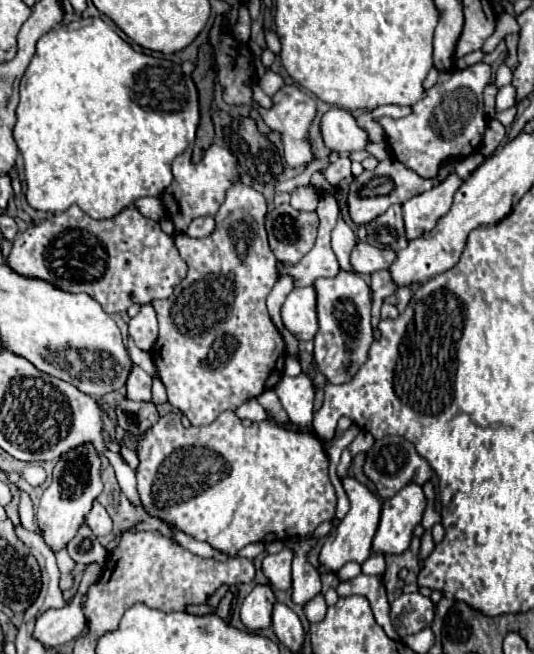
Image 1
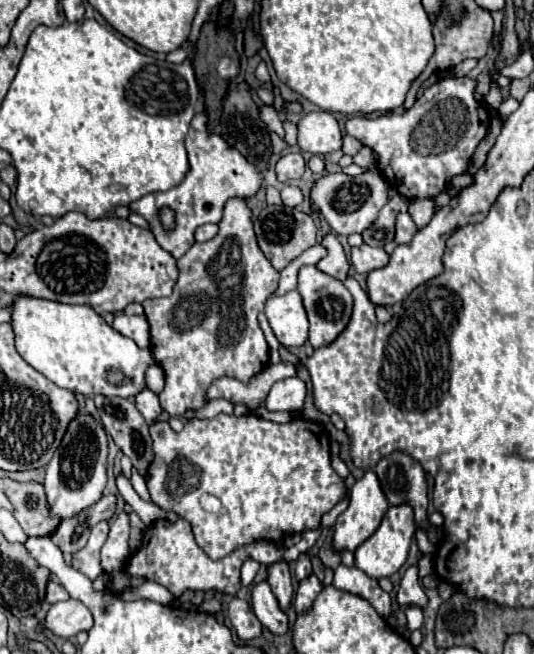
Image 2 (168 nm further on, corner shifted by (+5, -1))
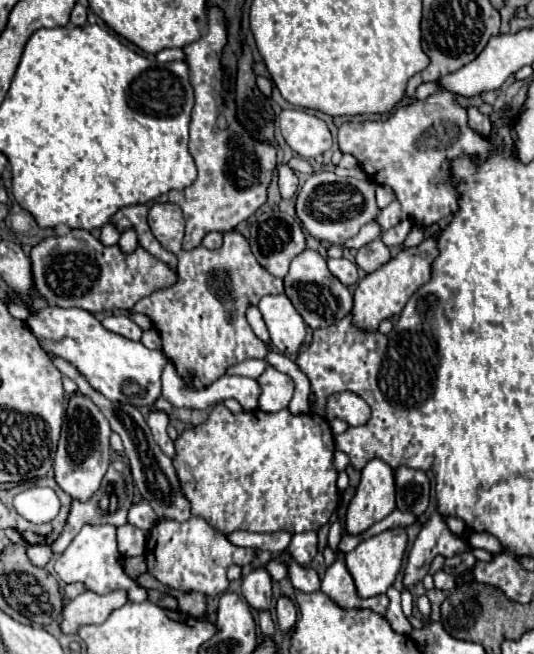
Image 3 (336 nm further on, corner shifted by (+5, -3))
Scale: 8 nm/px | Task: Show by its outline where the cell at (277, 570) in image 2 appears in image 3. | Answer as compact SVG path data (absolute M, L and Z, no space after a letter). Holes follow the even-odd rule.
M281 597L279 603L277 603L277 623L279 623L281 631L283 633L293 633L295 621L297 621L295 605L287 597Z

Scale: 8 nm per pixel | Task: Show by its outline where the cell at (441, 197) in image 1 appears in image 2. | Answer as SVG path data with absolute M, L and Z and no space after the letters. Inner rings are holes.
M399 213L397 215L397 235L395 235L395 241L397 243L409 243L415 233L417 233L417 225L411 219L411 215L409 213Z

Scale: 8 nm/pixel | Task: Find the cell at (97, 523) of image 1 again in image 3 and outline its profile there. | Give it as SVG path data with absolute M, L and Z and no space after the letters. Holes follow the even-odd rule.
M83 525L65 553L55 561L55 573L63 583L83 583L89 591L109 593L113 589L127 589L131 601L145 601L147 591L125 575L123 557L117 549L117 529L113 525Z

